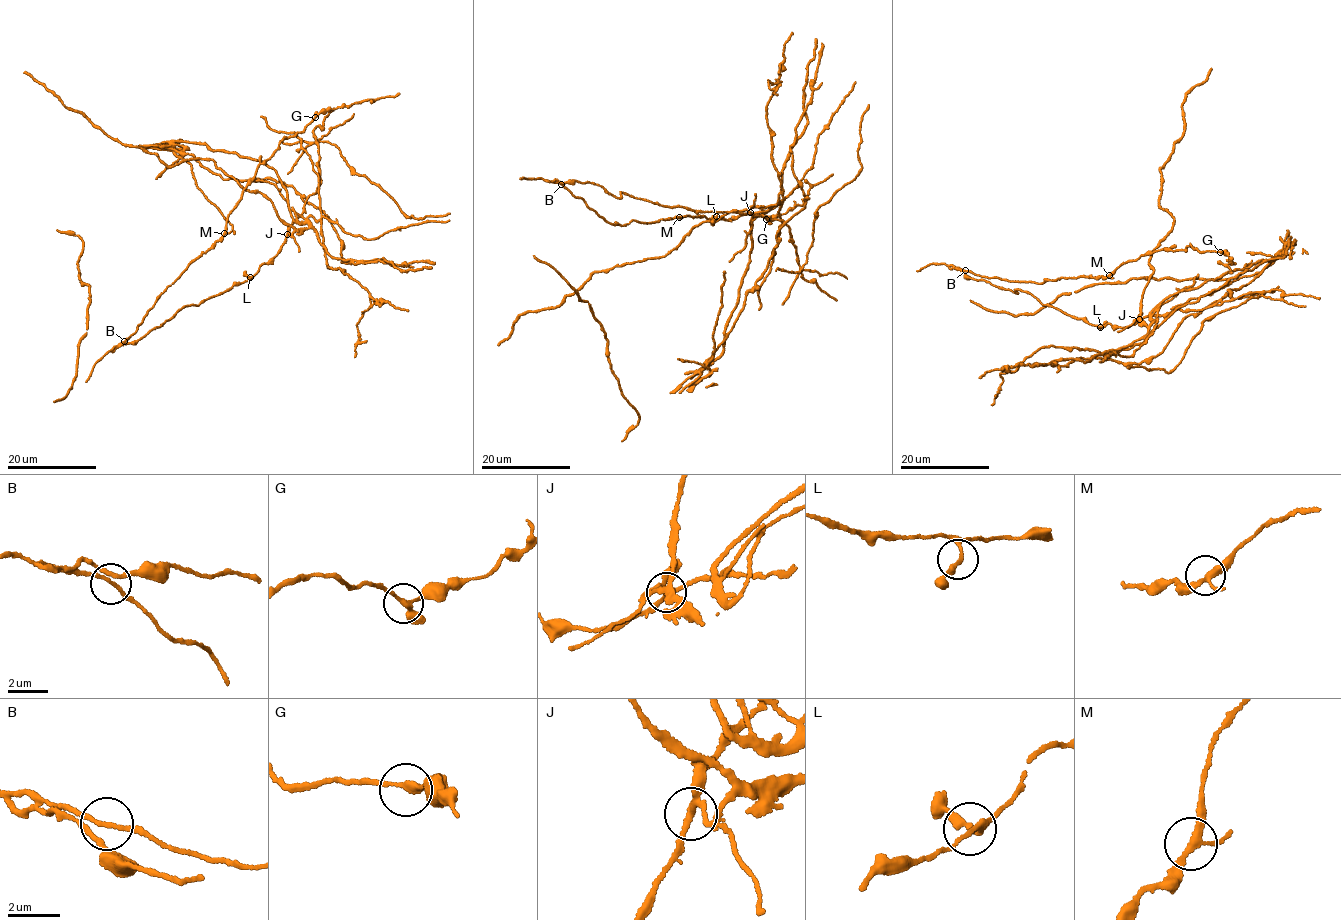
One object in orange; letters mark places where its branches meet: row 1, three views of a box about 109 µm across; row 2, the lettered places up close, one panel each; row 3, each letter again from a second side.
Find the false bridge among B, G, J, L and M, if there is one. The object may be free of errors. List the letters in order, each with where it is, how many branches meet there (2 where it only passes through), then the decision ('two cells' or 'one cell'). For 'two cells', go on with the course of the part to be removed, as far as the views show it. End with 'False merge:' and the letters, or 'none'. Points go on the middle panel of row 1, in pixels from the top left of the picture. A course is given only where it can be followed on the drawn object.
B: place (561, 184); branches 4; one cell
G: place (766, 219); branches 3; one cell
J: place (750, 212); branches 4; two cells
L: place (716, 216); branches 3; one cell
M: place (679, 217); branches 3; one cell
False merge: J

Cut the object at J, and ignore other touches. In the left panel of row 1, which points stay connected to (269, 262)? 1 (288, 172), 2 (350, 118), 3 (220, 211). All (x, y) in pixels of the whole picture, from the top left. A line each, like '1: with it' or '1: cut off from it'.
1: cut off from it
2: cut off from it
3: cut off from it

